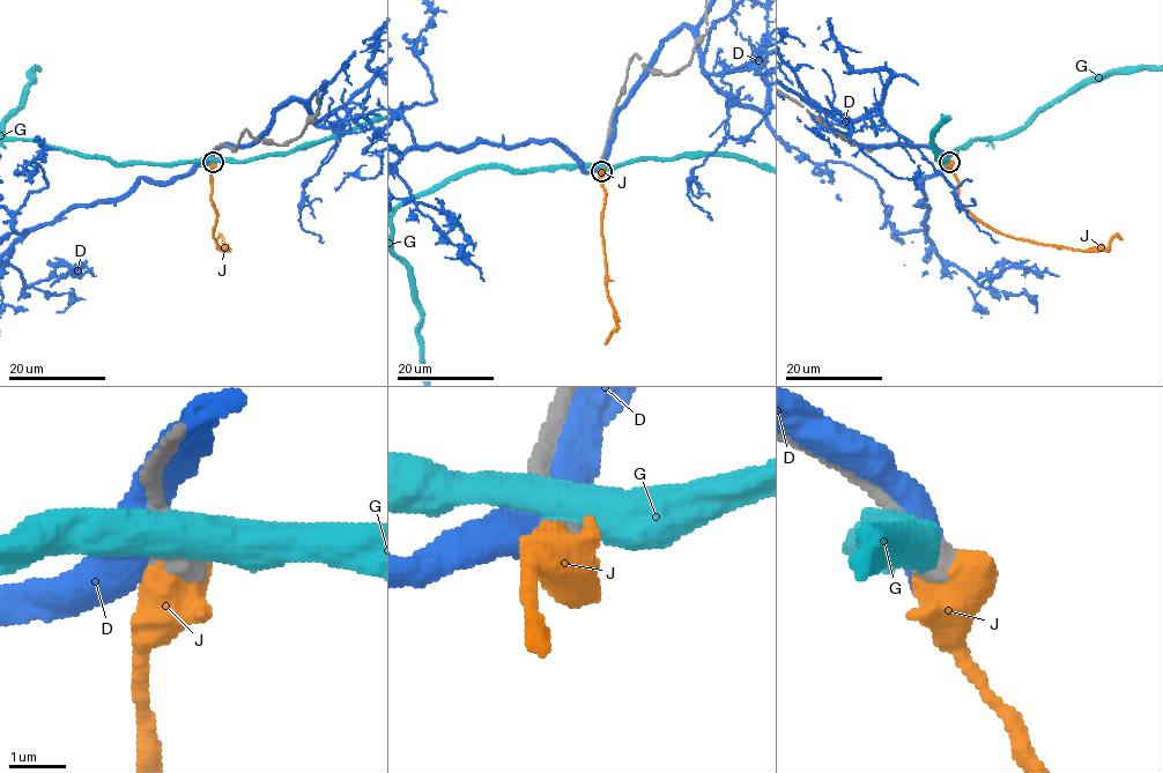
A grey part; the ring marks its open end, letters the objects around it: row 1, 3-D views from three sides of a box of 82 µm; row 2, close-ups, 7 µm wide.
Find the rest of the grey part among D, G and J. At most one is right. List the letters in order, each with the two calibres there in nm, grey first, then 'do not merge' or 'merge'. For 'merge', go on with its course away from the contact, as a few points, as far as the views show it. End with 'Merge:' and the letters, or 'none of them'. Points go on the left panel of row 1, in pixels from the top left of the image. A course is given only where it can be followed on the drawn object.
D: 280/600 nm | do not merge
G: 440/550 nm | do not merge
J: 650/550 nm | merge | via (214, 162), (212, 201), (217, 218), (214, 235), (219, 247), (229, 250), (220, 236), (216, 239)
Merge: J

